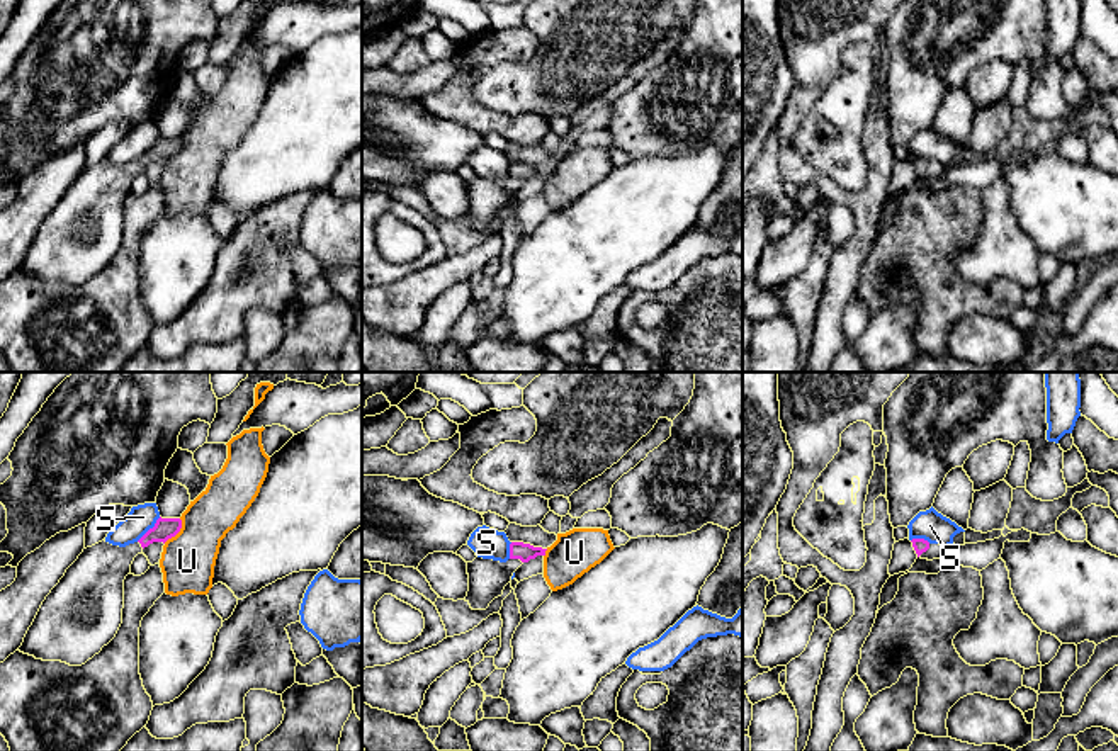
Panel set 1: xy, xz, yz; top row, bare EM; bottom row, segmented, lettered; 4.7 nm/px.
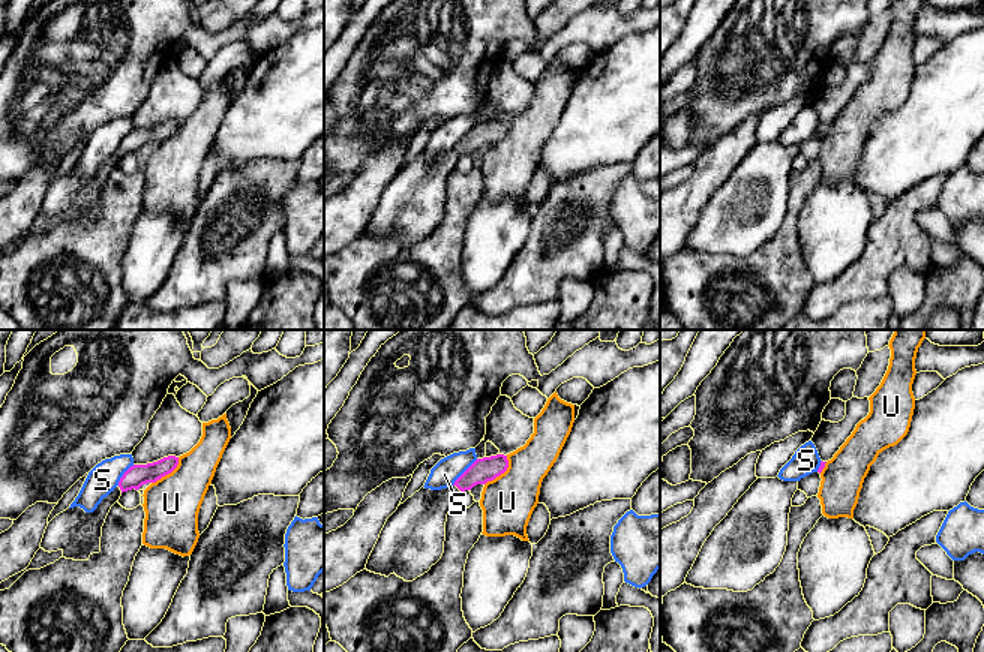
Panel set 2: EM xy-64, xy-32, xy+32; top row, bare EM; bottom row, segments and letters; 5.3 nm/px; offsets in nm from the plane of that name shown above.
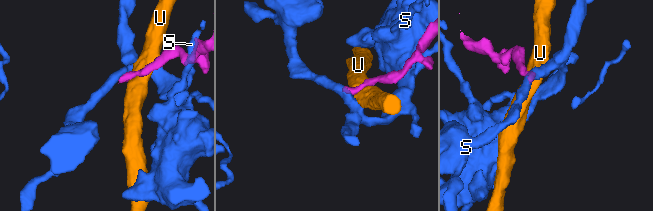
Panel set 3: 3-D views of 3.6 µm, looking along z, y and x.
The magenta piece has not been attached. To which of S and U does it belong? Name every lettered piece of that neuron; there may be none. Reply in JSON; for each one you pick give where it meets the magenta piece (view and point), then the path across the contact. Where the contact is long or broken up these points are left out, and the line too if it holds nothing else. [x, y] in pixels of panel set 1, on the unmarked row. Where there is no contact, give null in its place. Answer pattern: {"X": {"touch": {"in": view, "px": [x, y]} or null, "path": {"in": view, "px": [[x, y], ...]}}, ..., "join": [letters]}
{"join": []}

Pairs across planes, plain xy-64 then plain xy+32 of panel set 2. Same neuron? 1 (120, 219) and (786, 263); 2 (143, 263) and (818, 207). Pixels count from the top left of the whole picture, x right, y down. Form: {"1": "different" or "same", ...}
{"1": "same", "2": "same"}

